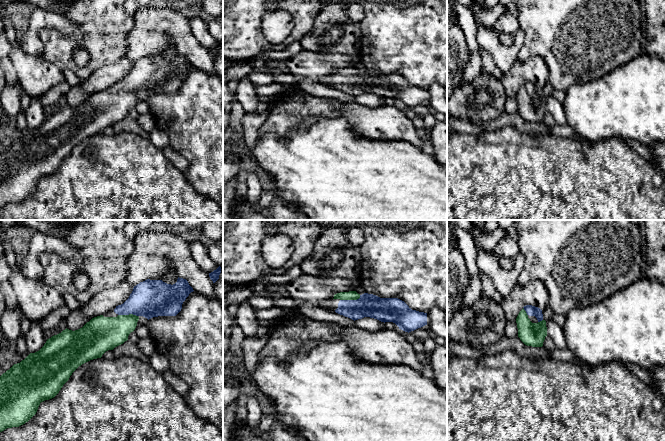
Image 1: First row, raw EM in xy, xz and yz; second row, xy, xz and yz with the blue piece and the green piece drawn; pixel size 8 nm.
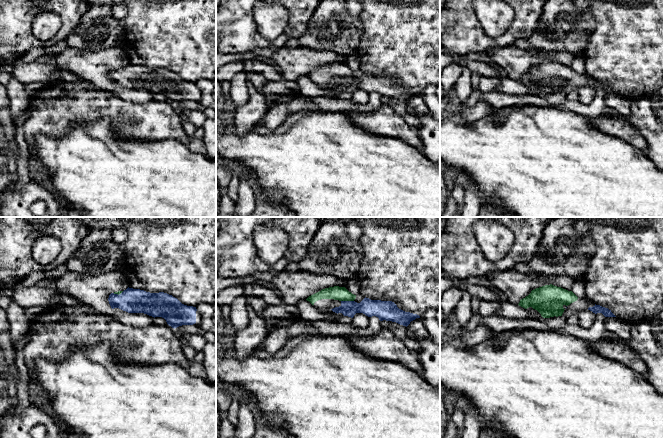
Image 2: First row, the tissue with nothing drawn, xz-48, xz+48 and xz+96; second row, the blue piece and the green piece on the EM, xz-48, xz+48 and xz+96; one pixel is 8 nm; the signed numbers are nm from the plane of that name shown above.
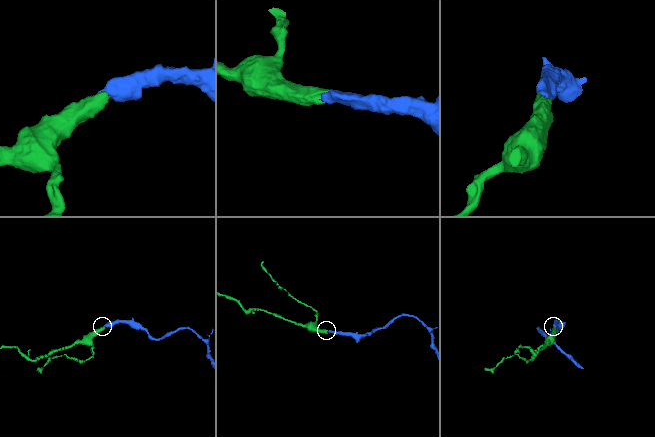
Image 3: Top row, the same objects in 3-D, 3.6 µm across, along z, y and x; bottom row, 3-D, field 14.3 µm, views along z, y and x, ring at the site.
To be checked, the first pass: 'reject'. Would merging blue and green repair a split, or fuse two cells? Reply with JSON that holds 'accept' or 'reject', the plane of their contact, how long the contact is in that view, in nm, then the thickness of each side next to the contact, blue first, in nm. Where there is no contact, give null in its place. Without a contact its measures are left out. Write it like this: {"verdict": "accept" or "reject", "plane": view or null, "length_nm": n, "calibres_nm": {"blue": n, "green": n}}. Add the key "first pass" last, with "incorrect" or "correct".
{"verdict": "accept", "plane": "xz", "length_nm": 170, "calibres_nm": {"blue": 190, "green": 80}, "first pass": "incorrect"}

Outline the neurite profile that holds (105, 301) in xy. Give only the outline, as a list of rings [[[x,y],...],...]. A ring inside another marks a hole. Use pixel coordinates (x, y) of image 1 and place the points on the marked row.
[[[124,279],[112,288],[97,293],[86,305],[81,306],[77,317],[71,316],[66,321],[66,328],[72,331],[82,328],[92,318],[113,311],[123,304],[133,291],[133,286]]]

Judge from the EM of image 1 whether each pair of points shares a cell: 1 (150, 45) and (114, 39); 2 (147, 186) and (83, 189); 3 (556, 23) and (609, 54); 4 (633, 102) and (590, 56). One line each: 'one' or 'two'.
1: two
2: one
3: one
4: two

